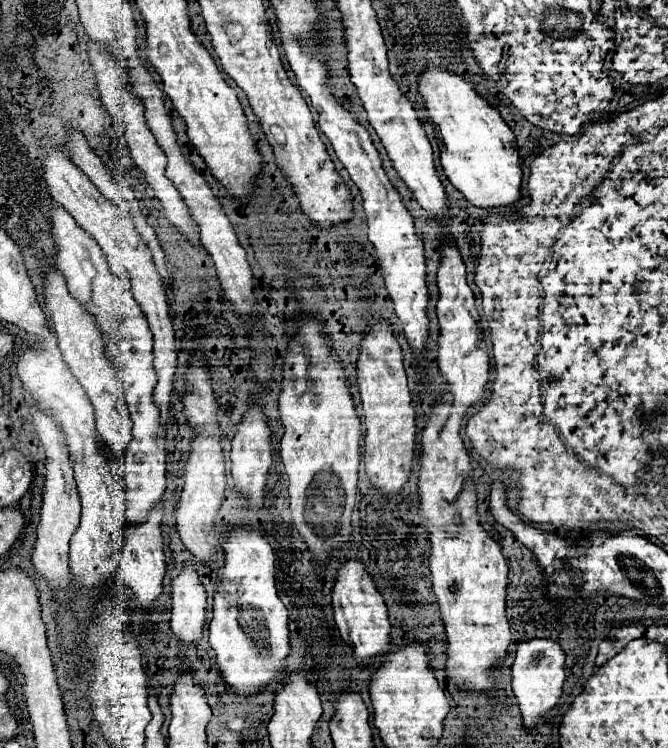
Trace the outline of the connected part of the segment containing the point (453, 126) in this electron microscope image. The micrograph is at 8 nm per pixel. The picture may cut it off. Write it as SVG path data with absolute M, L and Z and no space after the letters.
M425 69L419 79L419 91L441 137L441 165L451 185L479 209L489 211L517 203L523 181L519 149L513 131L501 115L475 93L471 83L445 69Z

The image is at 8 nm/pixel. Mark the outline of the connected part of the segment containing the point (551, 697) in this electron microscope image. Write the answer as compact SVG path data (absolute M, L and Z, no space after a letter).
M531 639L525 643L519 643L515 651L515 663L511 665L513 675L513 693L519 701L519 709L523 715L523 725L527 731L535 731L541 725L541 719L547 711L551 711L559 699L561 699L561 687L565 681L565 653L561 647L551 639Z

